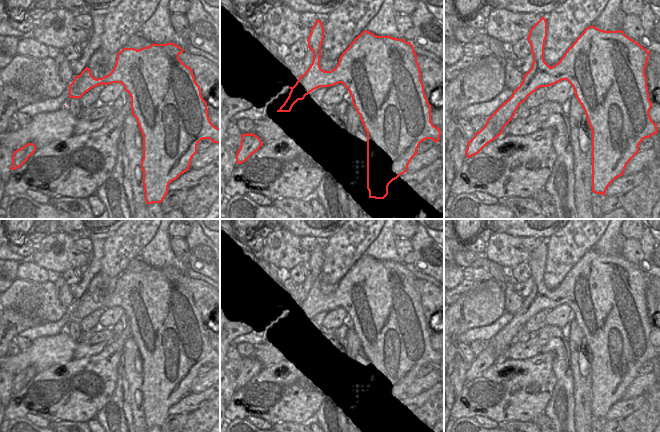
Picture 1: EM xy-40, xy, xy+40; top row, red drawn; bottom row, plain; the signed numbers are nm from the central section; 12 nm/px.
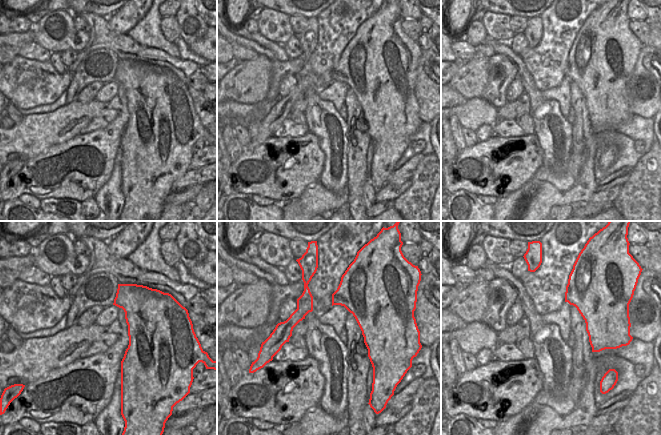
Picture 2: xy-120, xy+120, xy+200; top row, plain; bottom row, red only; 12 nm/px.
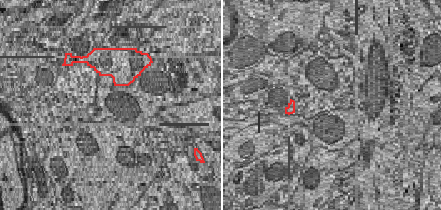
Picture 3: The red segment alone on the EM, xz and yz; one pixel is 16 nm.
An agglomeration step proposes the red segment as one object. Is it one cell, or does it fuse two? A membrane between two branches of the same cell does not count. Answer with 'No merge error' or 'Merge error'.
Merge error

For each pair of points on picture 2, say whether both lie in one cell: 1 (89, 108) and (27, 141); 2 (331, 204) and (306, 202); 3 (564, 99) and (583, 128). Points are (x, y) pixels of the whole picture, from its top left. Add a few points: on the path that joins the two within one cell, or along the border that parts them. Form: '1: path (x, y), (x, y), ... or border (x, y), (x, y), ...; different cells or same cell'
1: path (74, 117), (58, 127), (42, 131); same cell
2: path (325, 202), (312, 202); same cell
3: border (570, 82), (571, 106); different cells

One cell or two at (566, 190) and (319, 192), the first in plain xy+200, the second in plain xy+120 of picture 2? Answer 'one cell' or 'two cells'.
one cell

